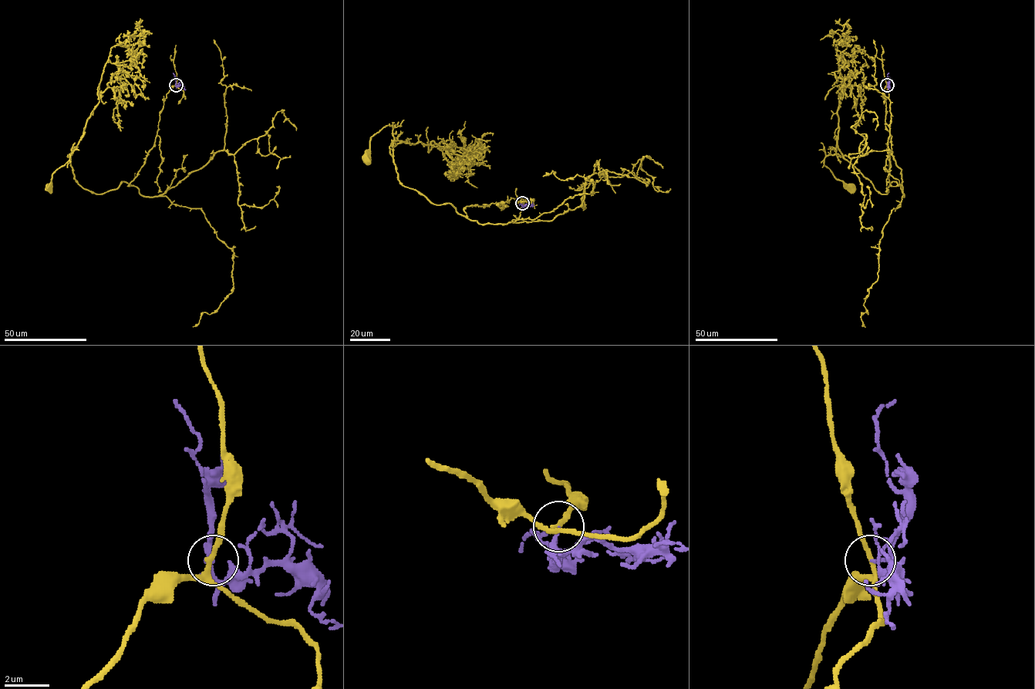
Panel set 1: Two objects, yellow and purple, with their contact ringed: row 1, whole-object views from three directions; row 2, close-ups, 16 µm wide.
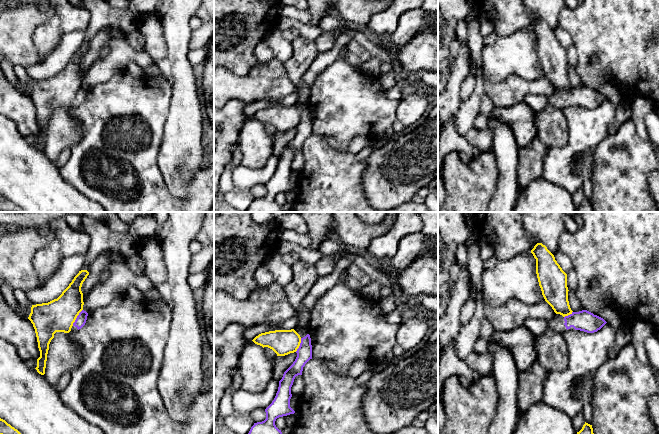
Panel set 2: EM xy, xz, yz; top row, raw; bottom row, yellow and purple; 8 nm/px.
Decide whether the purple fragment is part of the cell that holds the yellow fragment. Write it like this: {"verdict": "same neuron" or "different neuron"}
{"verdict": "different neuron"}

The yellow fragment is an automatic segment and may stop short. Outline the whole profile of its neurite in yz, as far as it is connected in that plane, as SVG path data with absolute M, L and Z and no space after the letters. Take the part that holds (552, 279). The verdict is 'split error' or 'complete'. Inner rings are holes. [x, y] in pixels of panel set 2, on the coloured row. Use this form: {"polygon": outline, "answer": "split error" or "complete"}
{"polygon": "M537 243L531 253L536 259L536 274L545 301L556 314L563 317L572 314L568 301L567 274L542 243Z", "answer": "complete"}

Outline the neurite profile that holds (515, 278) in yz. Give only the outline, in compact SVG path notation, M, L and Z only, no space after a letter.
M531 252L518 254L507 260L497 260L493 267L483 270L481 282L483 297L494 307L501 307L512 299L533 305L543 297L536 274L536 259Z

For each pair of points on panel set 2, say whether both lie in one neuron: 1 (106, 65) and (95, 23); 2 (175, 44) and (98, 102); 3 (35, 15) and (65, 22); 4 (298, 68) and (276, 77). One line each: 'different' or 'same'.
1: different
2: different
3: different
4: different

